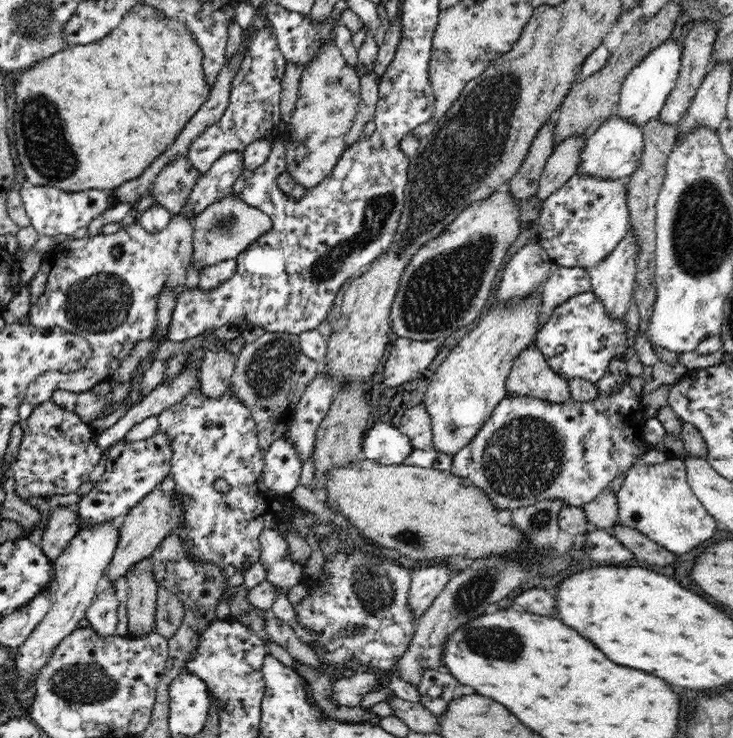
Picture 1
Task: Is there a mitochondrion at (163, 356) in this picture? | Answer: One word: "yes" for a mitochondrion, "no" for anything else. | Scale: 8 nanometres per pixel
no

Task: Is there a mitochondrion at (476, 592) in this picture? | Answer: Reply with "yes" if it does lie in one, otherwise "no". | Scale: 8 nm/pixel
yes

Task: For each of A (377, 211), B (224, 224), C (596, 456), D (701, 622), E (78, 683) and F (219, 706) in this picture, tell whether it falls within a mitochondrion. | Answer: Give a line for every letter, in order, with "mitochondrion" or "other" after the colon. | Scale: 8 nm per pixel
A: mitochondrion
B: mitochondrion
C: other
D: other
E: mitochondrion
F: other

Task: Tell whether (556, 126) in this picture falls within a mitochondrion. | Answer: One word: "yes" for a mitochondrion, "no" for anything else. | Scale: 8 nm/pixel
no

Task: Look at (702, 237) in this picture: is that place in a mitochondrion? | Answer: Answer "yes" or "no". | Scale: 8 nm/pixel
yes

